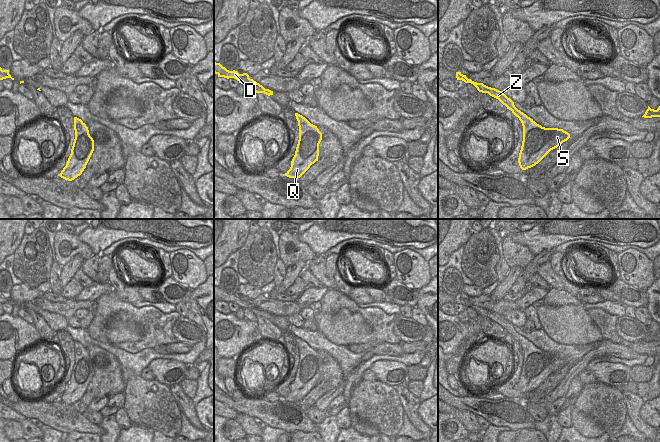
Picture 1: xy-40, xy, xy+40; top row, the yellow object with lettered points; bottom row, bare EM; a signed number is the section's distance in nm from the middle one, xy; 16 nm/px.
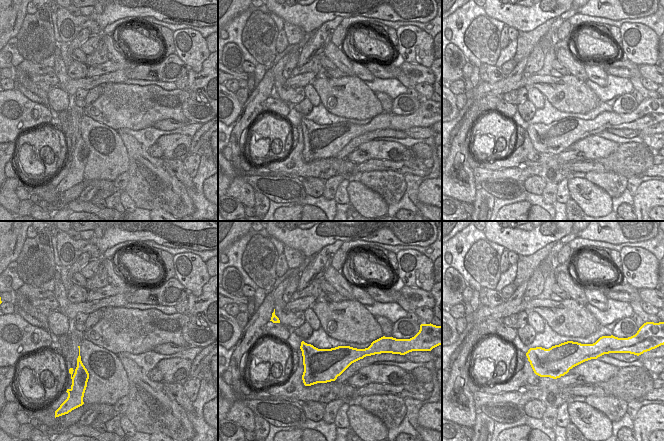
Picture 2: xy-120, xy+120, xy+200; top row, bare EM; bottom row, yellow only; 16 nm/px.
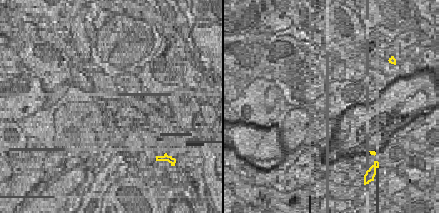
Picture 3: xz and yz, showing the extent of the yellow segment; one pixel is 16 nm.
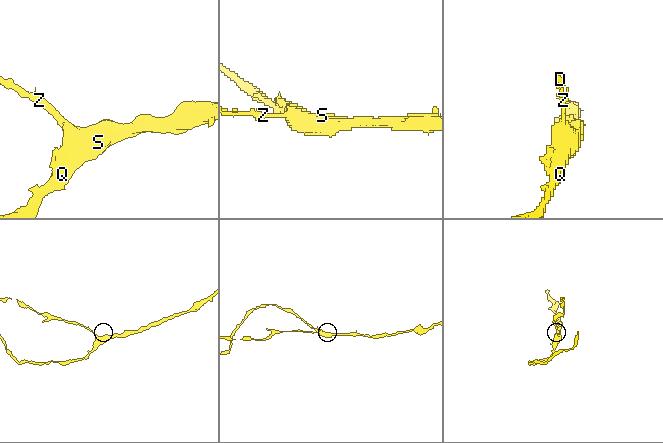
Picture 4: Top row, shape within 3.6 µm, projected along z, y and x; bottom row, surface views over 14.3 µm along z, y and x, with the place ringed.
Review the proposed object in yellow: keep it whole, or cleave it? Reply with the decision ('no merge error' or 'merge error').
no merge error

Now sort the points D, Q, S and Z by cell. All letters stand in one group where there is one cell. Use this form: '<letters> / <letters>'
D Q S Z

